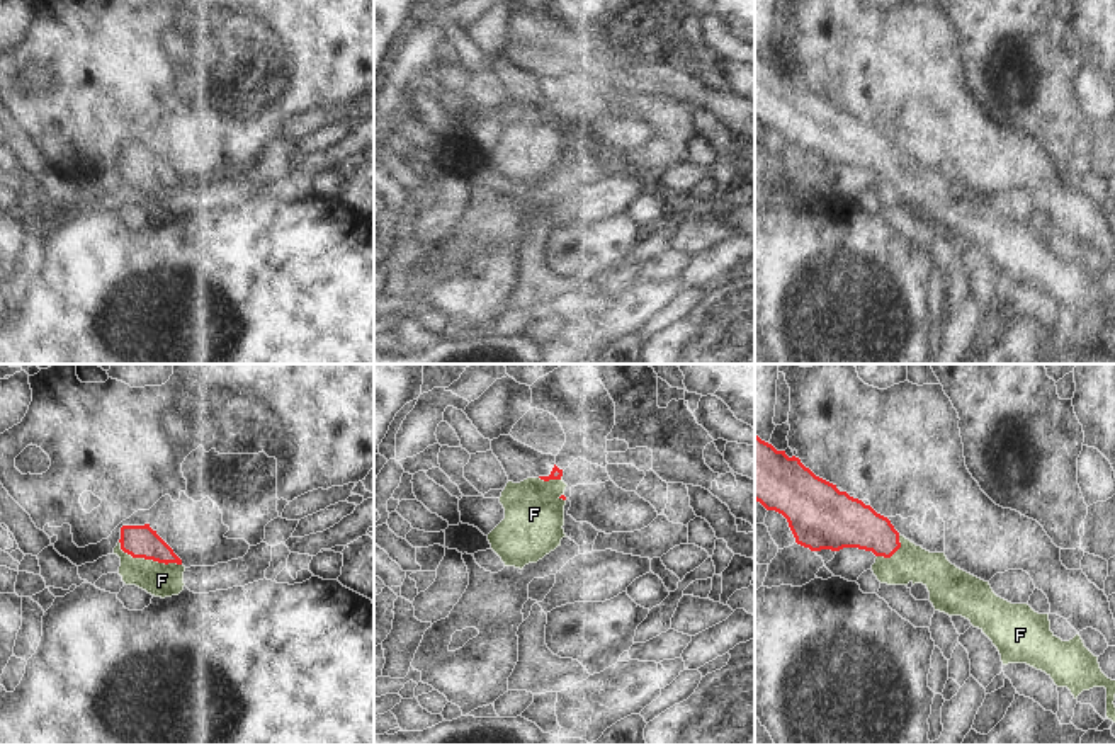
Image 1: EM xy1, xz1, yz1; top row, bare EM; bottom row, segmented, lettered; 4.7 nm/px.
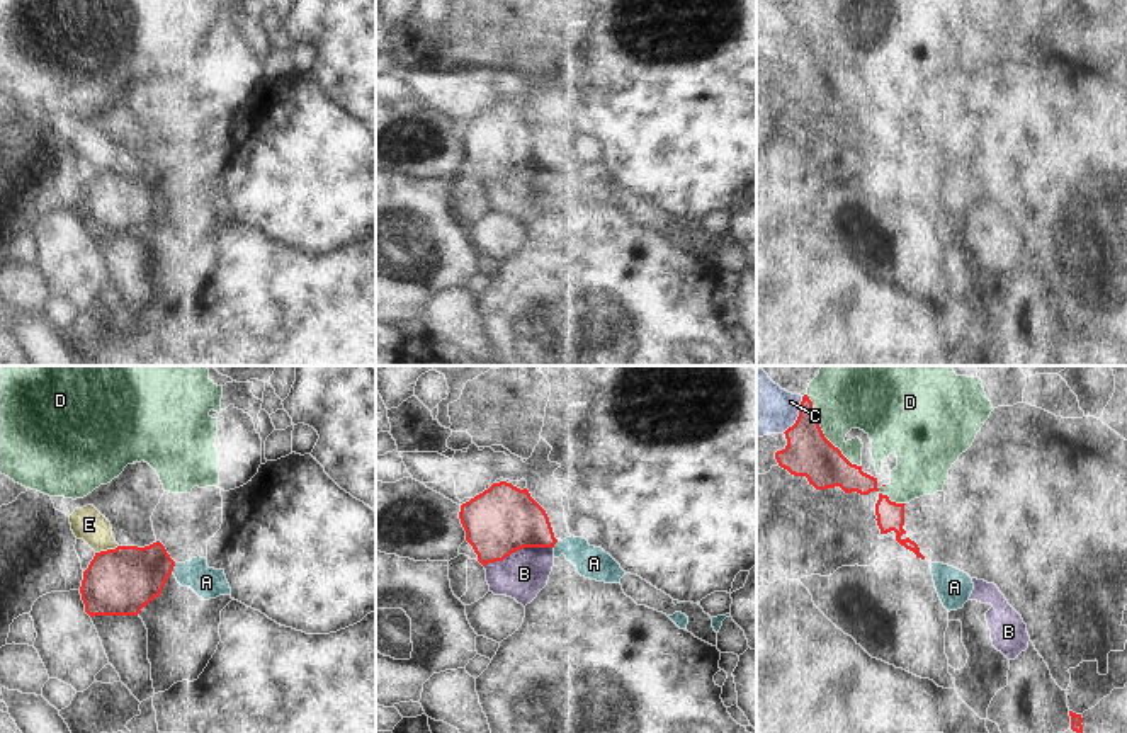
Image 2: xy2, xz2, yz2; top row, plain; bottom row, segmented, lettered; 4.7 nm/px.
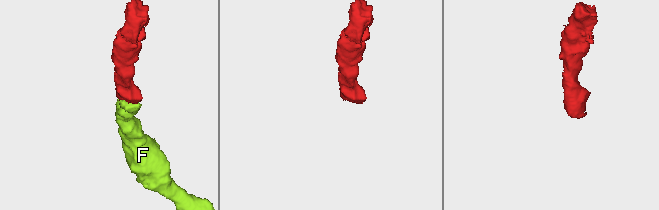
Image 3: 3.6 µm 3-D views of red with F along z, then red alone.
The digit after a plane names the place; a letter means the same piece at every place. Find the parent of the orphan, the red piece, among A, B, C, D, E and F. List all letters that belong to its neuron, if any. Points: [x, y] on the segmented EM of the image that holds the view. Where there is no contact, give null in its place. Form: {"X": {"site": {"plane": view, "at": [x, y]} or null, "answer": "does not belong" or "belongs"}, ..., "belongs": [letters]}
{"A": {"site": {"plane": "xy2", "at": [172, 568]}, "answer": "does not belong"}, "B": {"site": {"plane": "xz2", "at": [519, 548]}, "answer": "does not belong"}, "C": {"site": {"plane": "yz2", "at": [799, 415]}, "answer": "belongs"}, "D": {"site": {"plane": "yz2", "at": [823, 434]}, "answer": "does not belong"}, "E": {"site": {"plane": "xy2", "at": [107, 550]}, "answer": "does not belong"}, "F": {"site": {"plane": "xy1", "at": [148, 558]}, "answer": "belongs"}, "belongs": ["C", "F"]}

